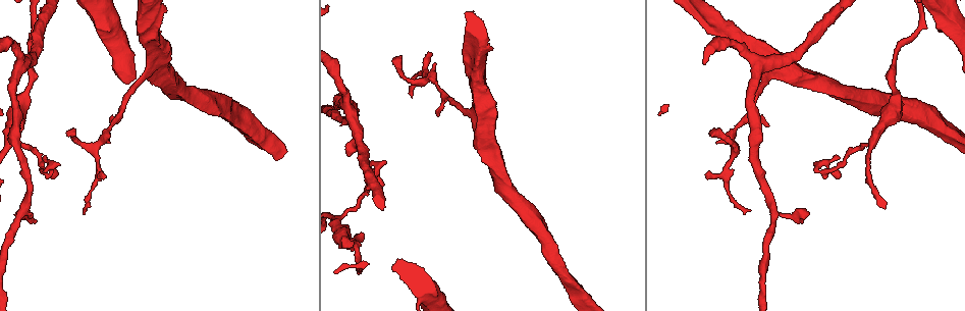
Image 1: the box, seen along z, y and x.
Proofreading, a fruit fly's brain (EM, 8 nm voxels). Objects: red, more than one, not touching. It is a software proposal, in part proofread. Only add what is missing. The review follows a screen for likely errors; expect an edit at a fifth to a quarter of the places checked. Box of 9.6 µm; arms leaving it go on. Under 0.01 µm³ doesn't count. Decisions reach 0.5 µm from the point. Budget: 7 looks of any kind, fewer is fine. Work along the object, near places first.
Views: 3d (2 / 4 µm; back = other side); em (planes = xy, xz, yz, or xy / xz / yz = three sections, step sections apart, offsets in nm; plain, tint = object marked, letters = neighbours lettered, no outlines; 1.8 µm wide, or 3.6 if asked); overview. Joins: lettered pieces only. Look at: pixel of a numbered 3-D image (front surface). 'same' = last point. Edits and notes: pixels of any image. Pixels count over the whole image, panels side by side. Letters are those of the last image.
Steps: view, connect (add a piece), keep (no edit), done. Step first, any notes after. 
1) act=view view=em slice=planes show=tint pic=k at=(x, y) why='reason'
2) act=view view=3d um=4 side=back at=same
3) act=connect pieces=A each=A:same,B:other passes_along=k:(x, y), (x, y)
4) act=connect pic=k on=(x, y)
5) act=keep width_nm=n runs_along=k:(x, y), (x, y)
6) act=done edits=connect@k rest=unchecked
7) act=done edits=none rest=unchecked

act=view view=em slice=planes show=letters pic=1 at=(708, 178) why='tapers out'

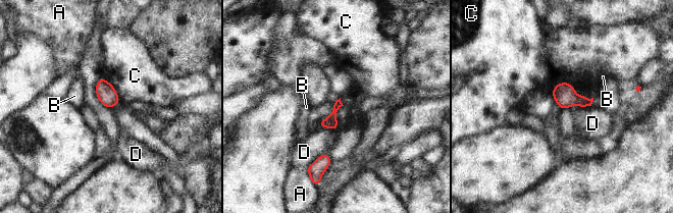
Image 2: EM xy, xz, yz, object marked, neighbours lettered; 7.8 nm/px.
act=keep width_nm=100 each=A:other,B:other,C:other,D:other border=2:(327, 152), (319, 155), (306, 168) found='none of them fits'

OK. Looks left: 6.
act=view view=em slice=planes show=plain pic=1 at=(140, 8) why='free end'

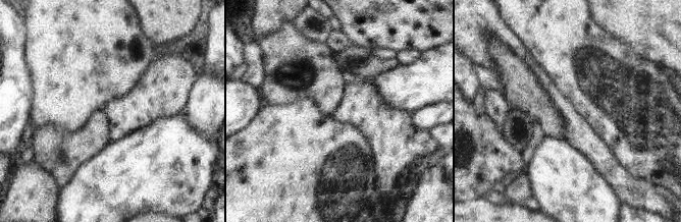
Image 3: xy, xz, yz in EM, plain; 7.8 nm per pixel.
act=view view=em slice=planes show=letters at=same

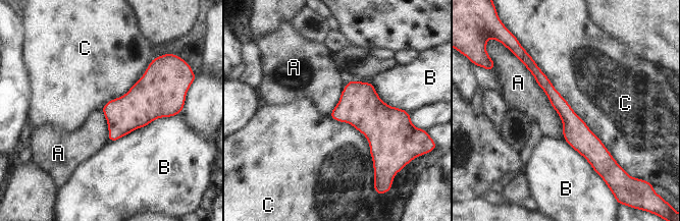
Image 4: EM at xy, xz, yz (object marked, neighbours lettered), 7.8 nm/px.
act=keep each=A:other,B:other,C:other border=4:(519, 59), (560, 117), (565, 139) found='no lettered piece goes on from it'

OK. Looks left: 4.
act=view view=3d um=4 pic=1 at=(346, 155) why='free end'

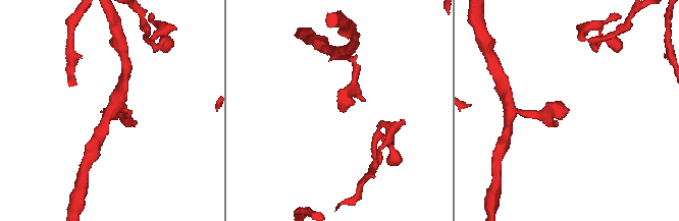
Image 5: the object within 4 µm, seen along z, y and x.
act=view view=em slice=xy step=4 show=tint pic=5 at=(567, 113)

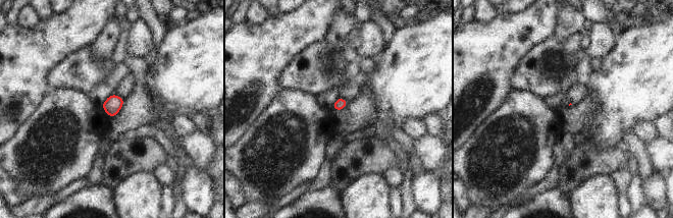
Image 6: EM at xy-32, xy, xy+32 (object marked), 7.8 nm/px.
act=view view=em slice=planes show=letters at=same

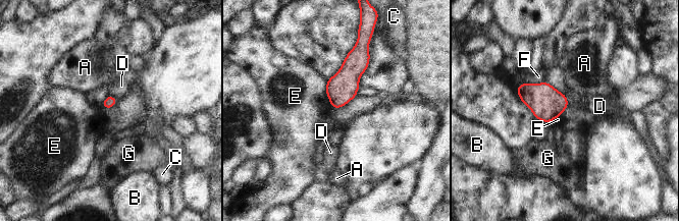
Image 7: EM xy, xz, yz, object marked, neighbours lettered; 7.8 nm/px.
act=keep each=A:other,B:other,C:other,D:other,E:other,F:other,G:other border=7:(325, 85), (325, 94), (330, 104) found='no lettered piece goes on from it'

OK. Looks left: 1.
act=done edits=none rest=unchecked

